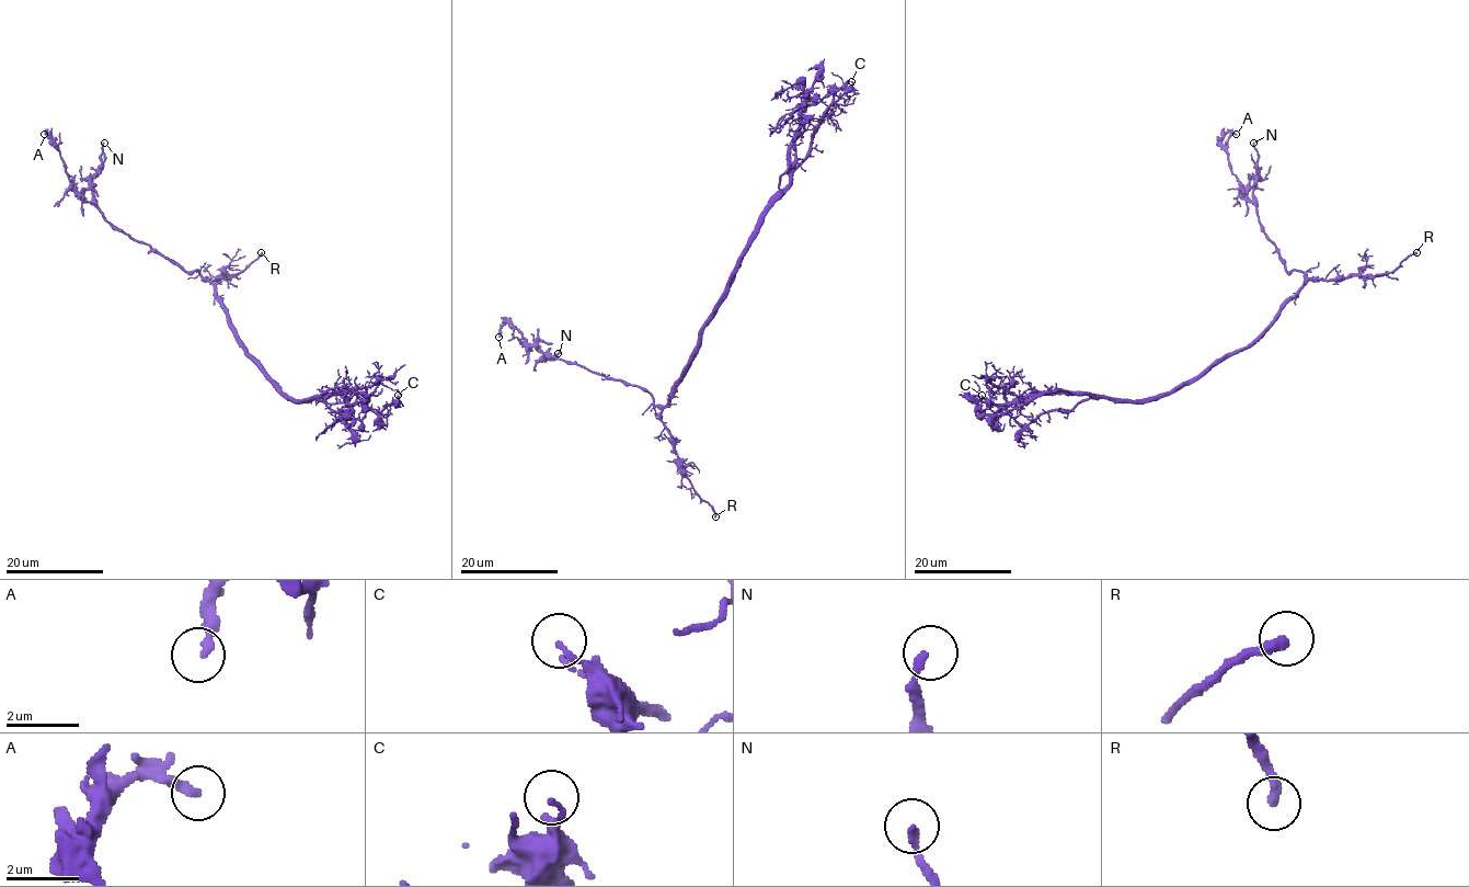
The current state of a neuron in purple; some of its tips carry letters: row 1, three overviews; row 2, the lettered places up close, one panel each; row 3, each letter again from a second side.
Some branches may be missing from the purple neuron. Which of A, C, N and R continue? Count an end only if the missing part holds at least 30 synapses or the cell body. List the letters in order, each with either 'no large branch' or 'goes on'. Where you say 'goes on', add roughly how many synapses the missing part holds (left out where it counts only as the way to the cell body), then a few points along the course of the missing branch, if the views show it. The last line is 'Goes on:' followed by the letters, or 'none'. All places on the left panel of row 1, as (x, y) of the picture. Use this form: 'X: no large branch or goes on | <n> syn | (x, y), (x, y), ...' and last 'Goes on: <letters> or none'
A: no large branch
C: no large branch
N: no large branch
R: goes on | (261, 252), (240, 232)
Goes on: R

